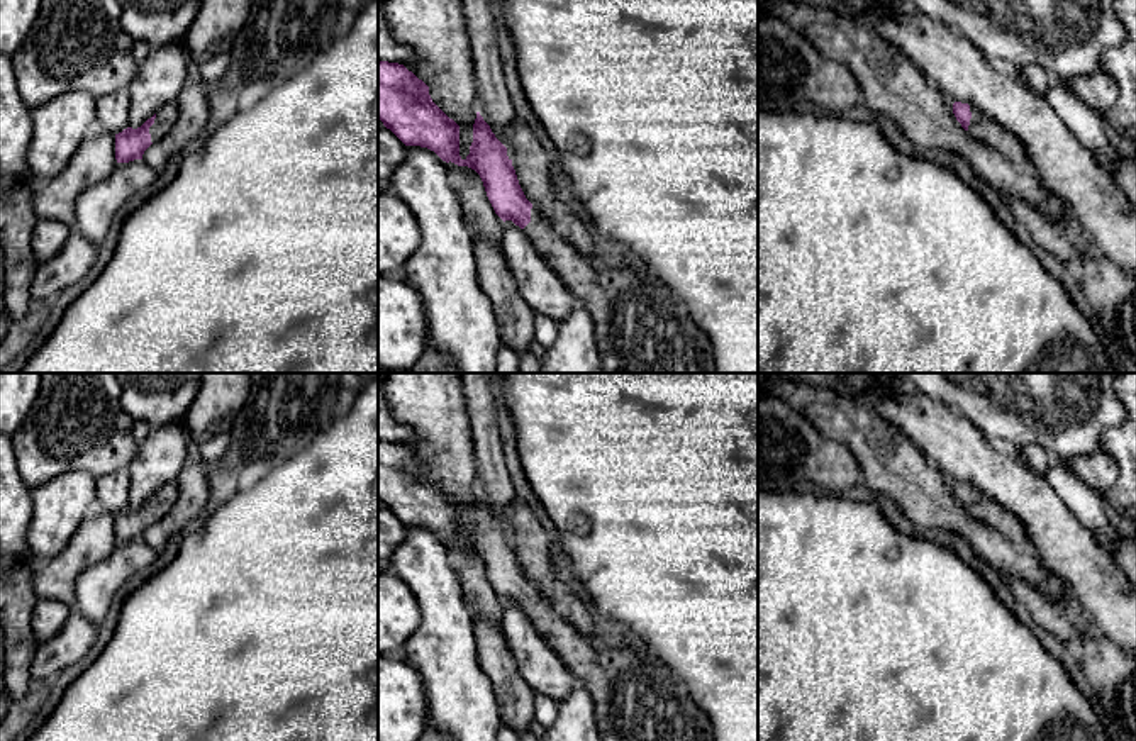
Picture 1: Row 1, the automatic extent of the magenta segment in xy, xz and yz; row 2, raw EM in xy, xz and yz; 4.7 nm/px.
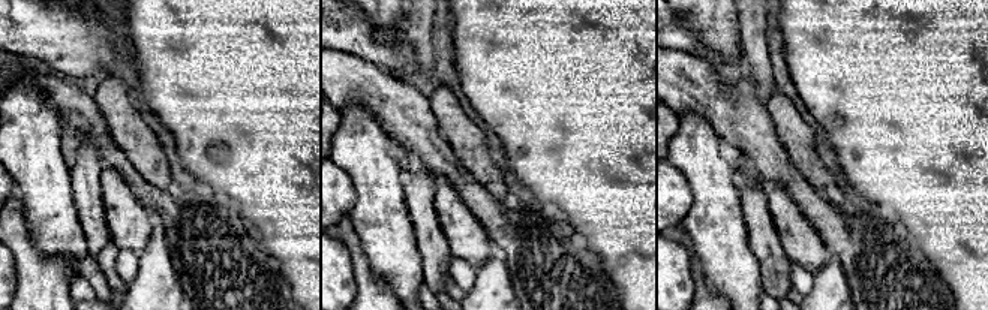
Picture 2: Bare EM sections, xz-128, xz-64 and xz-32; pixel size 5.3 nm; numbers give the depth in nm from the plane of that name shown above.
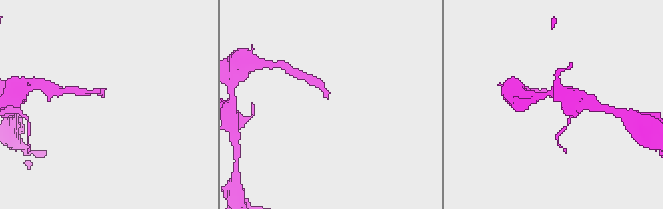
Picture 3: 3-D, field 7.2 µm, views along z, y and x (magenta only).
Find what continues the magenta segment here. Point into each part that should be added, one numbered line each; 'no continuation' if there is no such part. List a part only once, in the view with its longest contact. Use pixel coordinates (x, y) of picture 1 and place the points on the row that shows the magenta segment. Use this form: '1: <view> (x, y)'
1: xy (167, 116)

